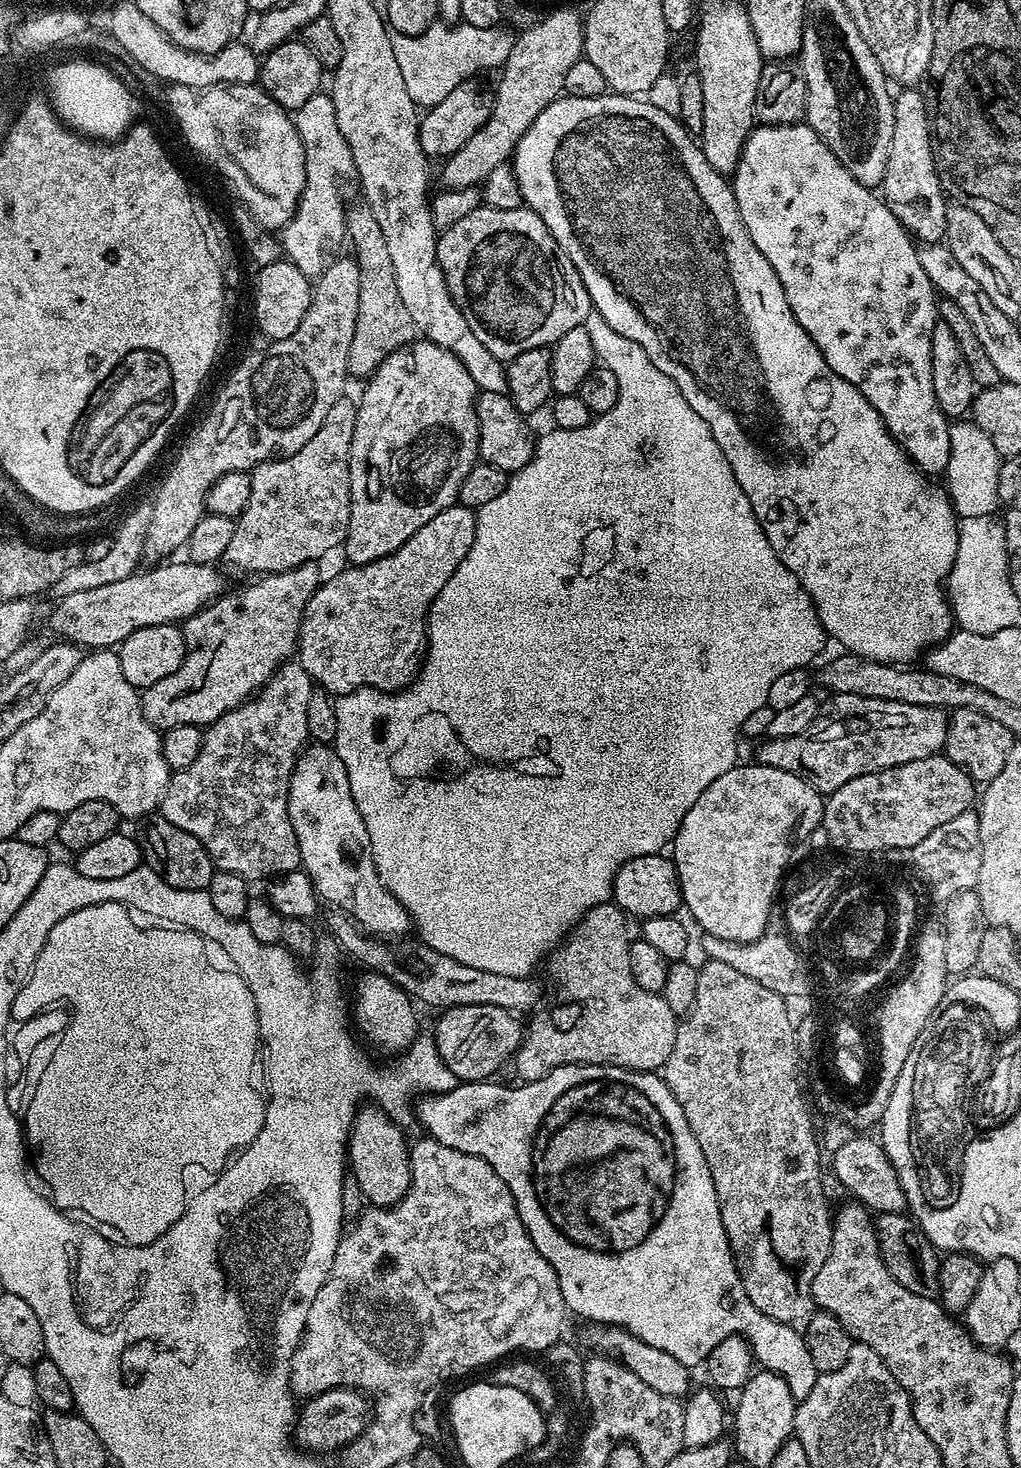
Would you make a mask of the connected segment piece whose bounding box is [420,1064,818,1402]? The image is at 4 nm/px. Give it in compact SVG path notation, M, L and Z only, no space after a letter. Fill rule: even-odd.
M564 1064L561 1068L553 1068L544 1073L542 1078L517 1083L509 1086L504 1082L457 1083L448 1092L428 1094L420 1104L420 1120L431 1139L442 1146L450 1146L459 1152L480 1156L506 1182L510 1194L516 1203L518 1218L528 1232L530 1242L554 1266L554 1274L560 1283L564 1307L569 1313L577 1312L585 1316L585 1321L597 1324L614 1324L617 1328L625 1328L642 1342L654 1346L658 1350L666 1350L666 1354L674 1354L678 1362L695 1366L707 1361L710 1350L731 1336L743 1336L752 1347L752 1355L757 1361L764 1360L776 1352L776 1360L768 1360L762 1364L763 1371L773 1372L784 1377L786 1386L790 1386L792 1396L798 1402L814 1390L817 1370L810 1359L810 1350L806 1350L803 1335L791 1324L779 1324L771 1320L758 1306L746 1298L746 1290L740 1281L740 1269L736 1267L736 1259L726 1238L726 1230L720 1217L720 1203L714 1190L714 1178L710 1178L710 1166L706 1166L706 1158L702 1158L702 1146L698 1146L698 1138L690 1130L686 1116L682 1114L682 1106L674 1098L674 1094L656 1072L635 1072L629 1068L606 1066L605 1064Z

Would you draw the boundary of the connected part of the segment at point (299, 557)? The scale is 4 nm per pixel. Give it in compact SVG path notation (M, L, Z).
M342 398L330 406L326 418L322 418L322 426L318 426L318 434L314 434L302 450L292 456L267 460L251 469L250 502L246 502L243 512L235 517L236 529L230 546L226 546L225 565L233 564L244 572L255 574L289 572L291 568L319 561L319 556L343 545L350 522L350 442L354 442L357 406L355 399L348 399Z

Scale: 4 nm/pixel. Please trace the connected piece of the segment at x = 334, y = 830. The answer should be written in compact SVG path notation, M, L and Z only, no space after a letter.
M309 743L307 747L301 751L300 755L296 758L296 765L292 771L290 778L290 786L288 787L288 813L290 814L290 826L294 826L294 834L298 838L298 850L300 851L300 862L303 871L308 873L312 884L316 887L316 895L321 901L324 900L333 909L342 911L346 915L351 916L365 932L371 934L376 938L388 938L384 936L396 936L392 938L400 938L407 928L410 928L410 917L408 912L402 906L402 902L398 902L398 898L394 898L394 894L389 892L384 887L383 882L380 880L380 873L376 870L376 864L372 861L372 847L370 846L370 834L366 830L366 822L362 818L362 814L358 814L358 806L354 802L354 794L350 794L350 778L346 774L346 766L342 762L342 758L338 758L335 747L327 744Z

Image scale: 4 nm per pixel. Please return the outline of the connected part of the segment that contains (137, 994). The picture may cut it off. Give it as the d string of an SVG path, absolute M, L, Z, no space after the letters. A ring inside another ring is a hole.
M118 902L86 906L82 910L74 910L74 914L66 914L66 918L62 918L59 926L50 930L34 962L28 981L22 986L22 990L18 990L14 998L12 1020L16 1022L29 1020L34 1014L44 1010L44 1000L59 998L59 996L68 996L69 1002L78 1004L78 1006L84 1006L88 1004L90 998L94 998L100 1010L110 1008L110 1040L102 1042L102 1054L88 1056L86 1060L74 1060L74 1062L70 1060L70 1062L60 1064L58 1070L44 1071L45 1077L41 1083L40 1092L33 1092L26 1101L26 1107L22 1113L22 1132L26 1137L27 1147L31 1151L32 1148L36 1151L36 1172L48 1183L47 1191L59 1207L65 1210L75 1210L77 1213L85 1212L85 1214L80 1214L87 1217L89 1221L97 1220L100 1224L109 1224L110 1227L117 1228L130 1243L143 1246L152 1244L163 1232L170 1230L170 1226L178 1222L178 1218L184 1213L186 1197L189 1195L188 1188L184 1185L184 1172L197 1168L200 1172L209 1172L209 1177L215 1178L228 1167L233 1154L239 1153L247 1148L250 1142L254 1142L258 1130L262 1130L266 1100L261 1089L259 1092L255 1082L252 1081L252 1071L256 1068L256 1051L258 1053L261 1051L262 1041L258 1014L254 1010L254 994L250 994L250 986L246 986L240 973L231 967L219 968L214 961L202 959L200 953L192 952L194 940L189 938L188 933L137 932L136 928L128 923L128 917L121 911L122 907L122 904ZM82 932L112 932L116 936L116 942L112 942L114 946L110 946L110 954L102 958L106 958L106 962L110 958L110 972L118 972L118 974L114 976L112 974L108 976L92 974L92 966L94 966L92 958L98 960L100 956L92 954L90 944L86 946L84 942L82 944L74 942L78 936L84 936Z

